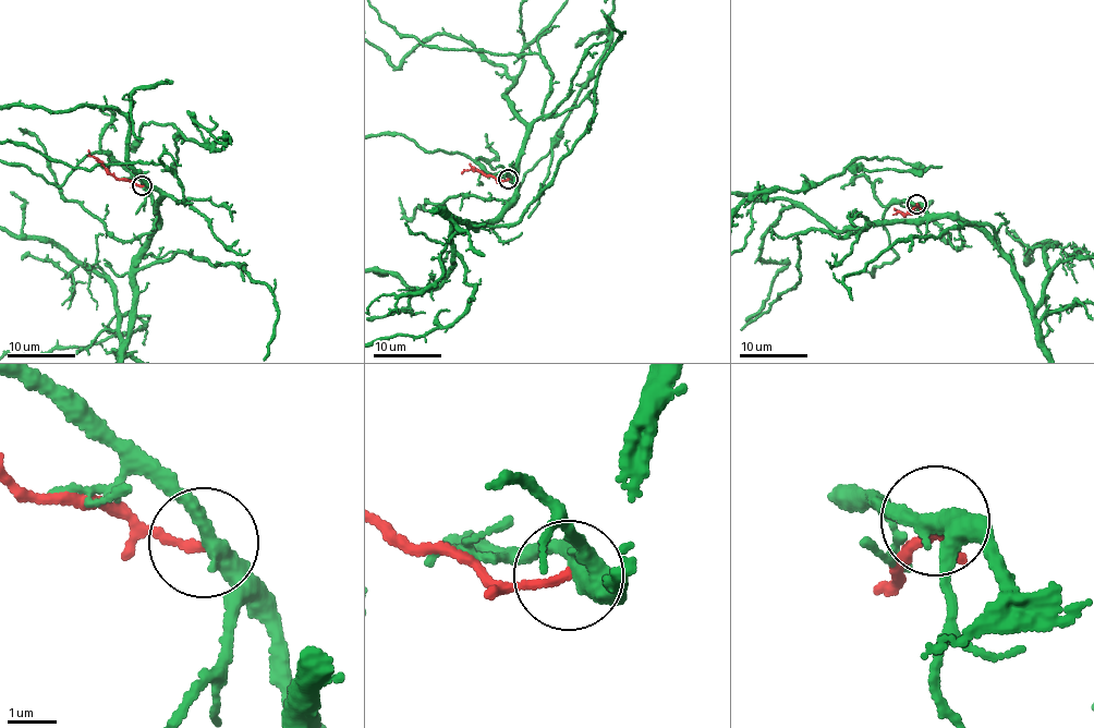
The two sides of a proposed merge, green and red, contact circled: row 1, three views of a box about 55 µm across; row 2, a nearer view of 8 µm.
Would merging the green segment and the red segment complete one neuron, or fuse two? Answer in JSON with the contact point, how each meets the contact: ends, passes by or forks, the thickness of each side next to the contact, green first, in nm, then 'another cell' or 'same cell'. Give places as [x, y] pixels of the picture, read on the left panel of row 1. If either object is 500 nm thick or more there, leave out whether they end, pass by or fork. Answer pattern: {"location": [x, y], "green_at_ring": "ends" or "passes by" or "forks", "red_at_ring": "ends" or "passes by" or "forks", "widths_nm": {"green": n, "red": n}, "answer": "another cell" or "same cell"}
{"location": [142, 185], "green_at_ring": "passes by", "red_at_ring": "ends", "widths_nm": {"green": 360, "red": 190}, "answer": "another cell"}

